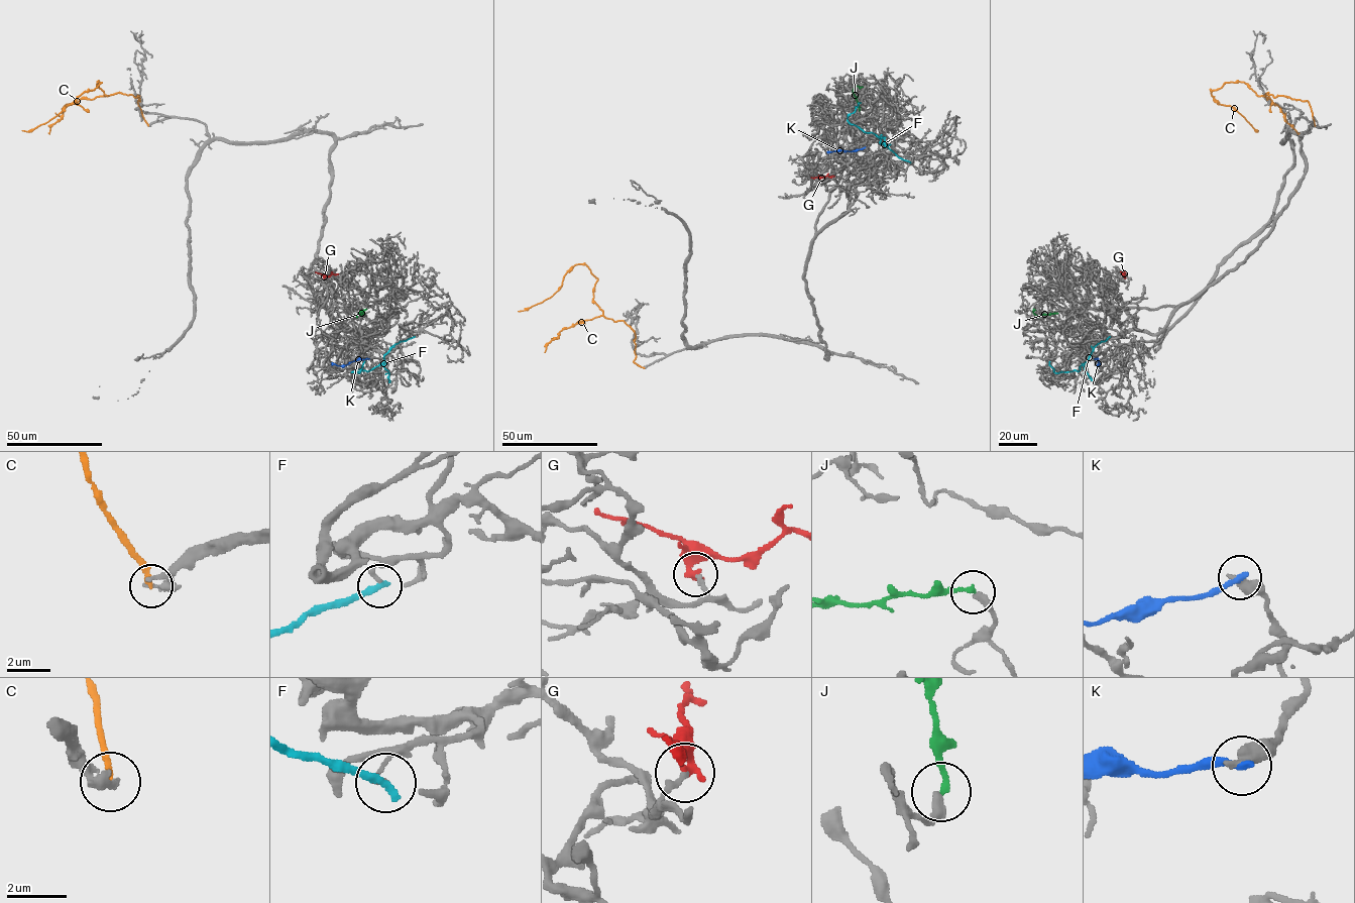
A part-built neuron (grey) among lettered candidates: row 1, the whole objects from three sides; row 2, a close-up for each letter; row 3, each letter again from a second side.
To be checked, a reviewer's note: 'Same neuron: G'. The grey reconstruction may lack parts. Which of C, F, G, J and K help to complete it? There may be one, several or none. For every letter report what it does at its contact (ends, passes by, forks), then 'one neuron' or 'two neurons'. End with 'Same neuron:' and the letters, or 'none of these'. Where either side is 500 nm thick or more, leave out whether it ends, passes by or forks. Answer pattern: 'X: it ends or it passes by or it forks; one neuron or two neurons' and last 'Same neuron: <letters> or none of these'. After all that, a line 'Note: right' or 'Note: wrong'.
C: it ends; two neurons
F: it ends; two neurons
G: it ends; one neuron
J: it ends; one neuron
K: it ends; two neurons
Same neuron: G, J
Note: wrong

